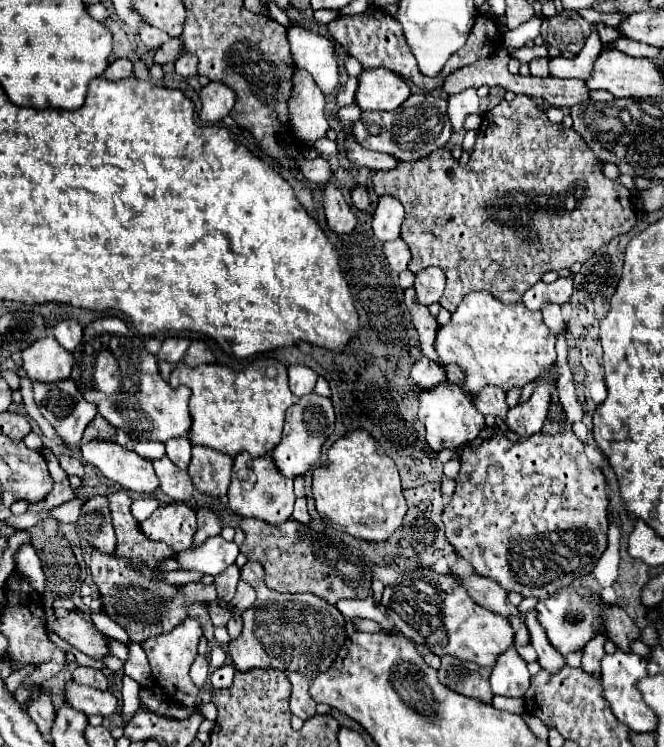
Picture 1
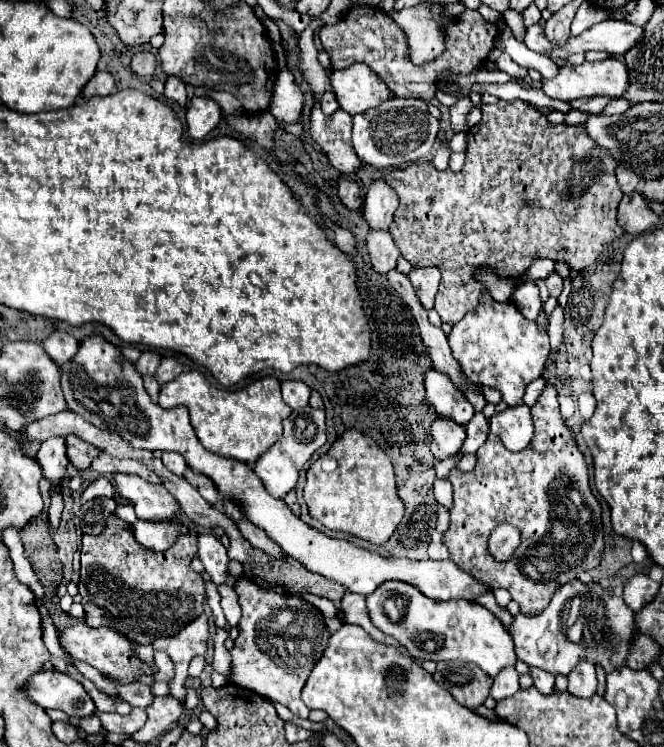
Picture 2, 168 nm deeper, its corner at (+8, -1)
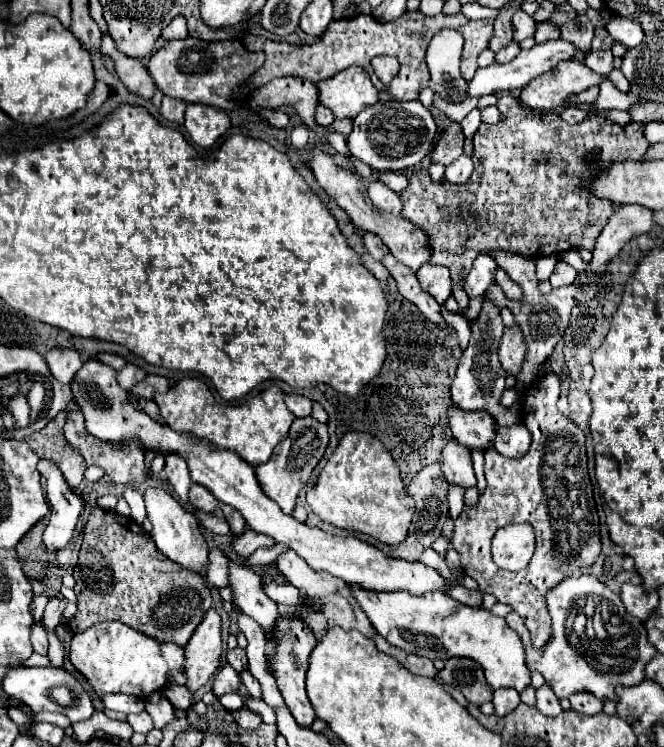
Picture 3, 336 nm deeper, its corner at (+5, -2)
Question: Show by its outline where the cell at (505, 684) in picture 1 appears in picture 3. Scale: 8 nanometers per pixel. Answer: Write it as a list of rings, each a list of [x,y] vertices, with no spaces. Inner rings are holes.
[[[499,688],[493,694],[493,704],[495,704],[497,716],[505,716],[505,714],[513,712],[513,708],[517,708],[519,702],[521,702],[521,698],[515,688]]]

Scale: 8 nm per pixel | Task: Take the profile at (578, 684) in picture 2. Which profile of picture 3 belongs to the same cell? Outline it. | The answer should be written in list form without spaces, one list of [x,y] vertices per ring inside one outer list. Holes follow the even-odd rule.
[[[577,692],[575,696],[569,696],[569,702],[571,702],[571,708],[581,712],[581,714],[595,714],[597,710],[603,708],[603,702],[593,696],[591,692]]]

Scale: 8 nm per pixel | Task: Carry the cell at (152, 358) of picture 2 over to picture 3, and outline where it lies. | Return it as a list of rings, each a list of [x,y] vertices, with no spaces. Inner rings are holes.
[[[127,364],[123,370],[119,370],[117,380],[125,390],[131,390],[135,384],[139,384],[145,378],[145,370],[137,364]]]

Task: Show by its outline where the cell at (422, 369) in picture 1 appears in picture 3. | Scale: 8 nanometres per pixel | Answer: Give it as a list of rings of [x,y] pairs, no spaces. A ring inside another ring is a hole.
[[[449,406],[447,414],[449,428],[457,442],[465,444],[467,448],[487,448],[491,444],[491,438],[495,436],[495,424],[487,412]]]

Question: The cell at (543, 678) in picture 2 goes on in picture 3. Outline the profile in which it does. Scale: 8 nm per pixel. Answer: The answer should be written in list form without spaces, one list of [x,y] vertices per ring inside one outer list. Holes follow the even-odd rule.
[[[543,684],[539,690],[537,690],[537,708],[547,714],[547,716],[557,716],[563,712],[561,704],[559,704],[559,698],[553,696],[553,692],[549,690],[547,684]]]

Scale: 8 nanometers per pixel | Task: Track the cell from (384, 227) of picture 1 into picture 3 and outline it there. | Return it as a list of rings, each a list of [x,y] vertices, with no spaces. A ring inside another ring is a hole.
[[[371,180],[369,186],[367,186],[367,192],[369,192],[369,200],[373,202],[373,206],[381,212],[389,212],[389,214],[401,214],[401,200],[399,196],[389,188],[385,186],[381,180]]]

